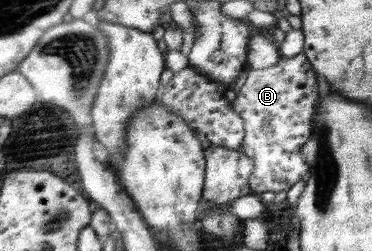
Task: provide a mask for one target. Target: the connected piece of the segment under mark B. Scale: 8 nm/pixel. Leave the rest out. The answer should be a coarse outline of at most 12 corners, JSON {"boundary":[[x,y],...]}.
{"boundary":[[300,52],[250,69],[233,110],[252,192],[288,191],[320,102]]}

